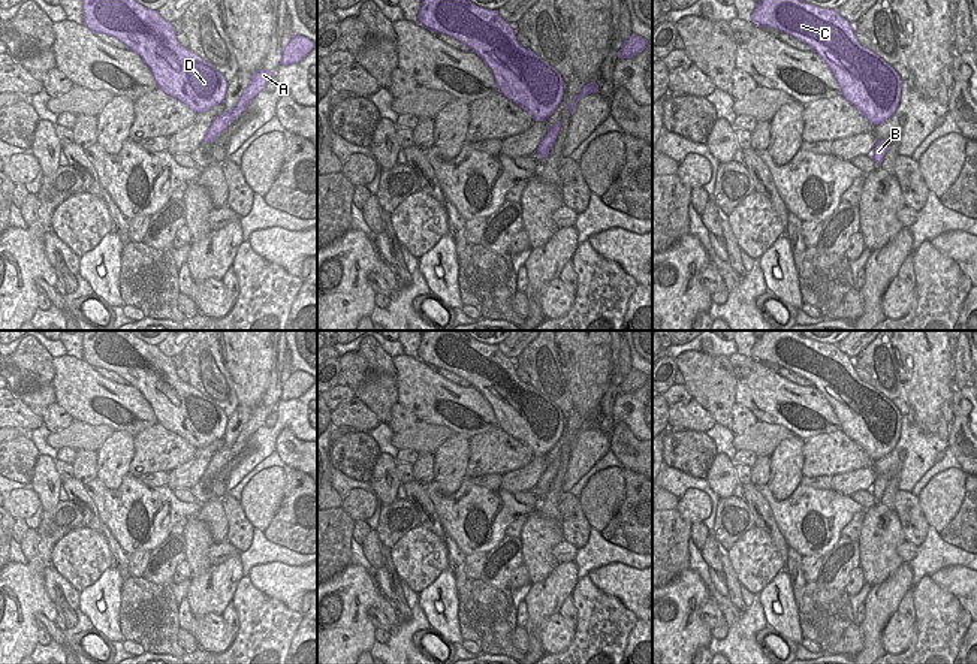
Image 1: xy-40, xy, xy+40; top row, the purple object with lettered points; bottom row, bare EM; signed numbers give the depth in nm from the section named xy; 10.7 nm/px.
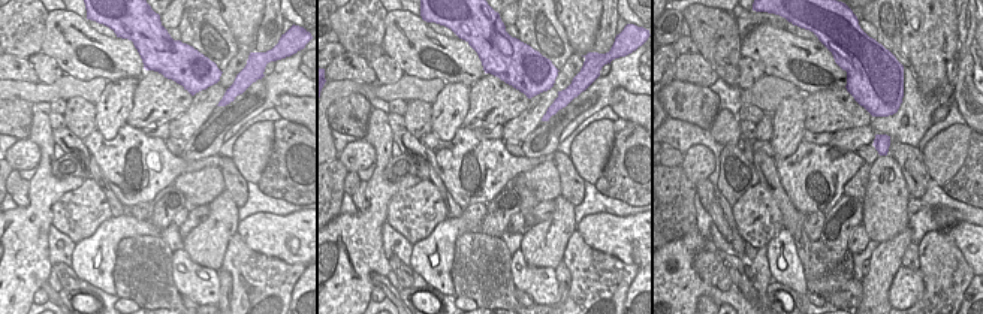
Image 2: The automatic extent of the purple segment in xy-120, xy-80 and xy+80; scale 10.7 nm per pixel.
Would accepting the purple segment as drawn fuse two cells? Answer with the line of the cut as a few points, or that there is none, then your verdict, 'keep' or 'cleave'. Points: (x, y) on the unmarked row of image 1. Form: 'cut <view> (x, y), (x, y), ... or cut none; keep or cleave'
cut none; keep

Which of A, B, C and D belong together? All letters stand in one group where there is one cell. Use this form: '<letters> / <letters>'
A B C D

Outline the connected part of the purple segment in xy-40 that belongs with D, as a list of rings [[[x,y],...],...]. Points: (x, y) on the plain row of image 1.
[[[85,331],[84,360],[93,368],[117,372],[136,387],[168,431],[195,449],[223,438],[227,416],[211,399],[177,375],[172,357],[147,344],[130,331]]]

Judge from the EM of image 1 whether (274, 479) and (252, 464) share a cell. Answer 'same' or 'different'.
different

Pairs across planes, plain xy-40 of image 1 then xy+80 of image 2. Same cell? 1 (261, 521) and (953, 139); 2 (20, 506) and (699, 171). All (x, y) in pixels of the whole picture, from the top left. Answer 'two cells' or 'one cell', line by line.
1: one cell
2: one cell

